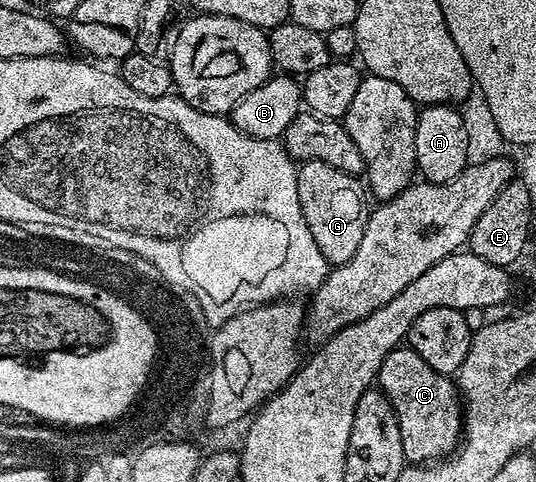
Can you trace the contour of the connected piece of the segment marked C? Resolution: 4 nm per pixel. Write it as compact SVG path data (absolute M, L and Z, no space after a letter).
M399 348L388 352L376 382L394 406L407 463L429 464L458 449L464 429L464 414L460 409L460 391L447 375L424 364L414 350Z

